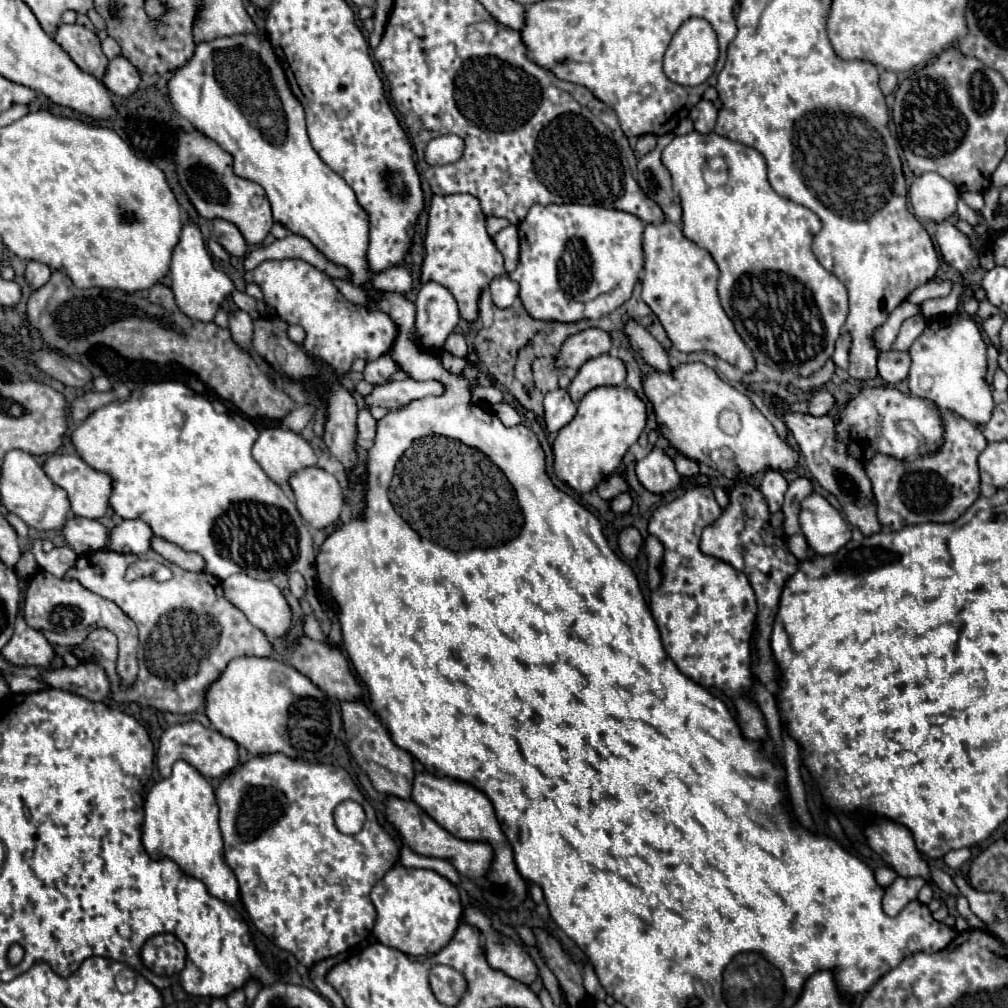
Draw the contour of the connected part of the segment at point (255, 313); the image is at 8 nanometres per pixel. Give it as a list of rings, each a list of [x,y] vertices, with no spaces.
[[[190,222],[182,228],[182,236],[172,252],[172,262],[170,262],[170,278],[172,278],[172,292],[176,296],[176,304],[178,308],[190,316],[192,320],[200,320],[200,322],[210,322],[216,314],[216,310],[220,308],[222,300],[226,298],[226,294],[230,294],[237,308],[244,310],[250,314],[255,320],[262,317],[266,311],[264,301],[257,301],[244,292],[234,289],[232,280],[224,274],[218,272],[212,264],[212,258],[204,246],[202,234],[200,230]]]

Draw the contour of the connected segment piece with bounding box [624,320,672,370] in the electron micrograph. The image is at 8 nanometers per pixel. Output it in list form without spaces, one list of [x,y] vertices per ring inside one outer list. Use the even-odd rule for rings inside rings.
[[[630,320],[624,330],[630,338],[630,344],[632,344],[634,352],[638,352],[646,360],[646,364],[650,364],[652,368],[668,368],[668,370],[672,368],[670,358],[666,356],[666,350],[640,324]]]

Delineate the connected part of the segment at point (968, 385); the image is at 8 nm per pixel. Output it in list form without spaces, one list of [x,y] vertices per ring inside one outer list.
[[[952,314],[928,322],[926,330],[910,346],[910,392],[918,398],[934,402],[940,410],[950,410],[970,422],[982,424],[990,420],[994,400],[986,384],[986,344],[976,322],[966,314]]]

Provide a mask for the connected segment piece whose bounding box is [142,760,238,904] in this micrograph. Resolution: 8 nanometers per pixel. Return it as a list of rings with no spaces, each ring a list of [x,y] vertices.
[[[178,760],[168,778],[156,782],[144,800],[142,844],[152,858],[172,858],[184,874],[206,884],[208,892],[224,902],[234,904],[238,882],[224,862],[224,842],[218,828],[218,804],[212,784],[188,762]]]

